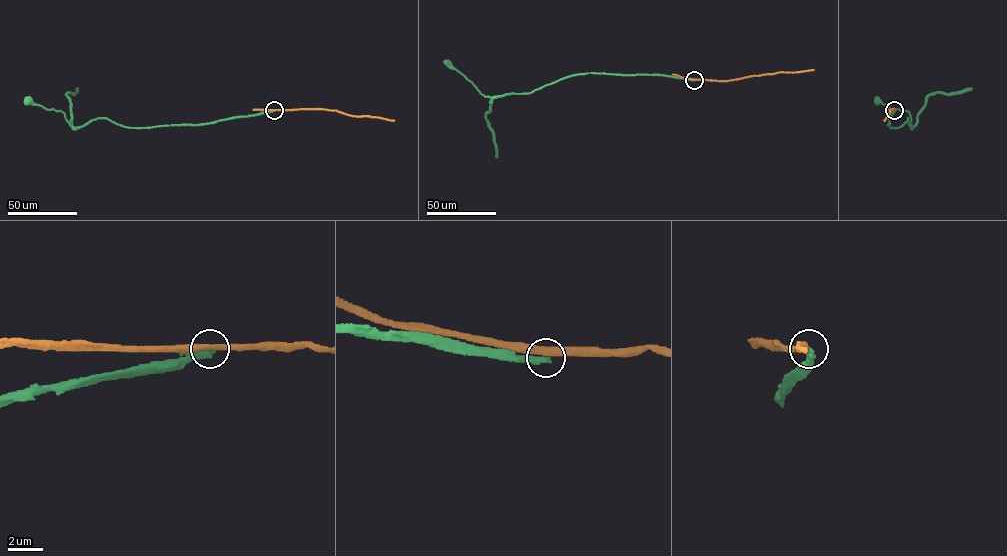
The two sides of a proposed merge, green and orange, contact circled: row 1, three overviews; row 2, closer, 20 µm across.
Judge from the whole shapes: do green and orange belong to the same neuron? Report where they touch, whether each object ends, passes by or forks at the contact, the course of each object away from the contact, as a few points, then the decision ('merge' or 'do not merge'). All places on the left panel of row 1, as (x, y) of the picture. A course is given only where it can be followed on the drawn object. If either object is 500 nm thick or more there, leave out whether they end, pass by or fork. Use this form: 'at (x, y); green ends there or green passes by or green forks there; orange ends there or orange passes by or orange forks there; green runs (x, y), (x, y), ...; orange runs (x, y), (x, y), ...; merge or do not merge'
at (274, 110); green ends there; orange passes by; green runs (275, 110), (197, 124), (131, 128), (97, 118), (74, 128), (61, 111), (46, 109), (29, 100); orange runs (275, 110), (318, 109), (394, 120); do not merge

